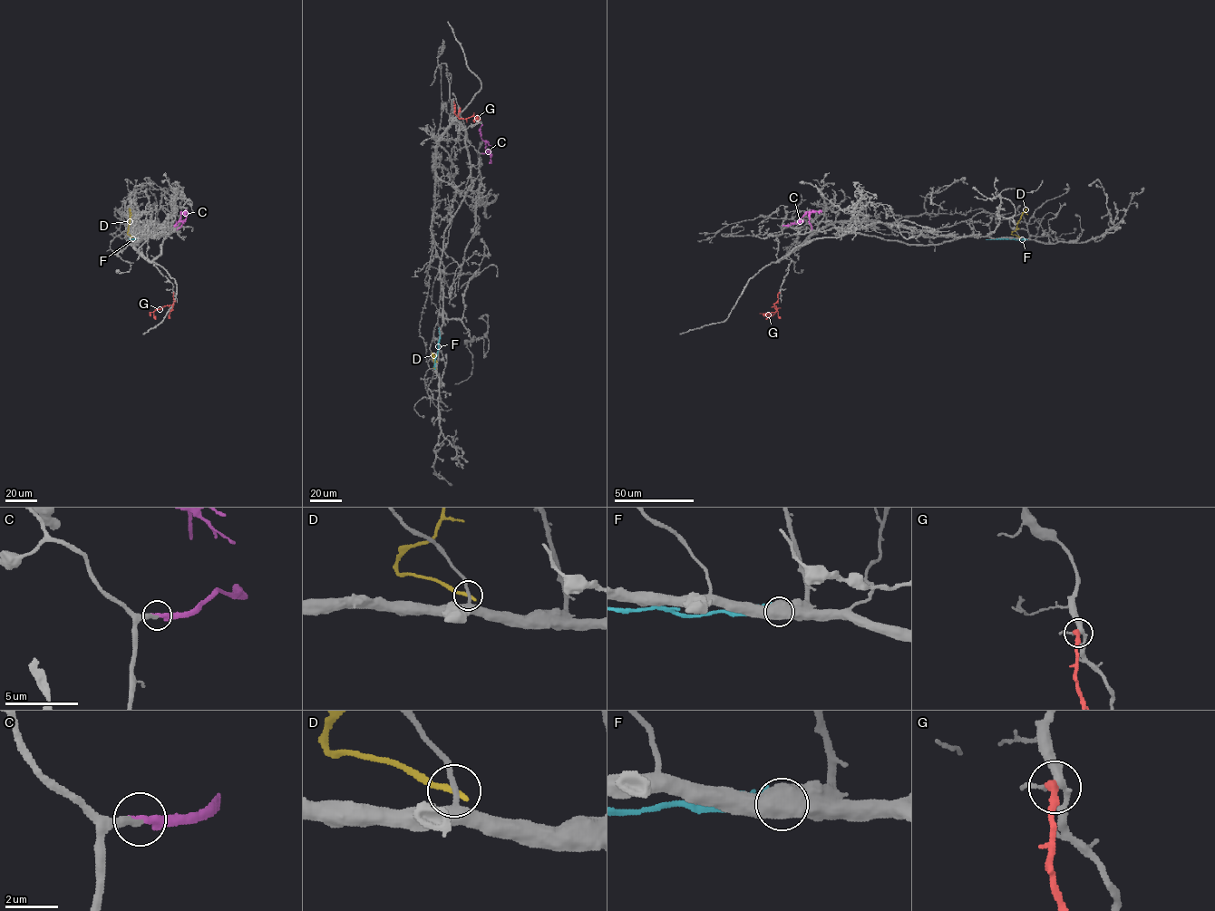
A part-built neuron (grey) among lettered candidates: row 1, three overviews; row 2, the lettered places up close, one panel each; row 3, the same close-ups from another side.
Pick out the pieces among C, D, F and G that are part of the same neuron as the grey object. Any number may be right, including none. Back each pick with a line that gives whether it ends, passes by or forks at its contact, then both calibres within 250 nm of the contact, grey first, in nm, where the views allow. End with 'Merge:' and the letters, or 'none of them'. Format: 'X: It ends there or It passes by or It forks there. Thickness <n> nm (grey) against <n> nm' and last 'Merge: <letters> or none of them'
C: It ends there. Thickness 280 nm (grey) against 320 nm
Merge: C

